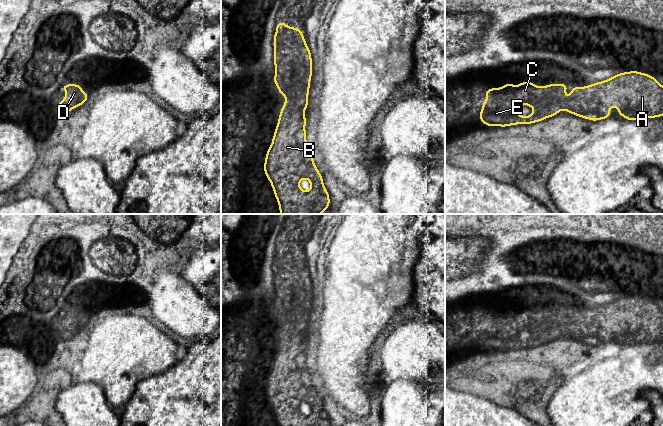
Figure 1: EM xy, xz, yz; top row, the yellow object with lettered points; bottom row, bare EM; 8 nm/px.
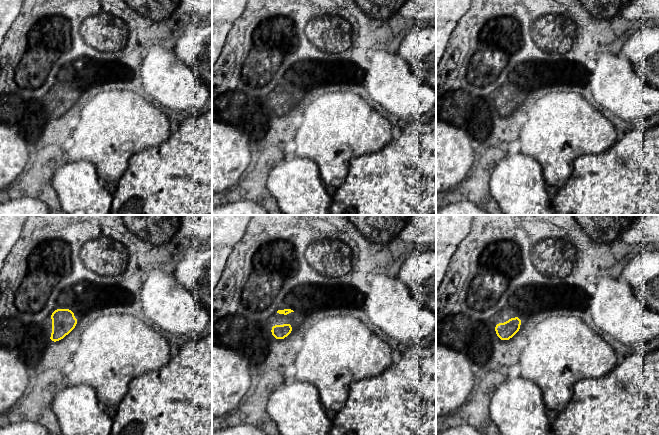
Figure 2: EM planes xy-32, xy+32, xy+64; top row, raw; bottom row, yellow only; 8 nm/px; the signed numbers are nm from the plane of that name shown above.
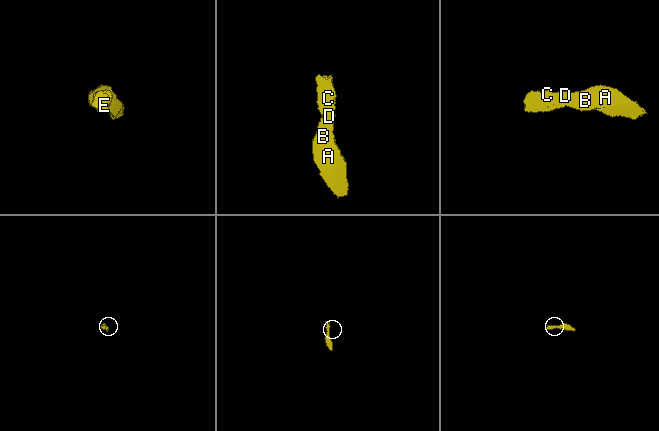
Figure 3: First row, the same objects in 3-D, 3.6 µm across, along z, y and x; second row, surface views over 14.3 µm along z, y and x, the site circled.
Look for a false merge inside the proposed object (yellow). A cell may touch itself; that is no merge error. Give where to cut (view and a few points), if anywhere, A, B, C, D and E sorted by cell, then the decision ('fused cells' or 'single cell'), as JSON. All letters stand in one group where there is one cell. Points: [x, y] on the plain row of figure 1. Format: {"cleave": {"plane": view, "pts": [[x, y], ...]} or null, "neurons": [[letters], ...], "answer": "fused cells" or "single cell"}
{"cleave": null, "neurons": [["A", "B", "C", "D", "E"]], "answer": "single cell"}

